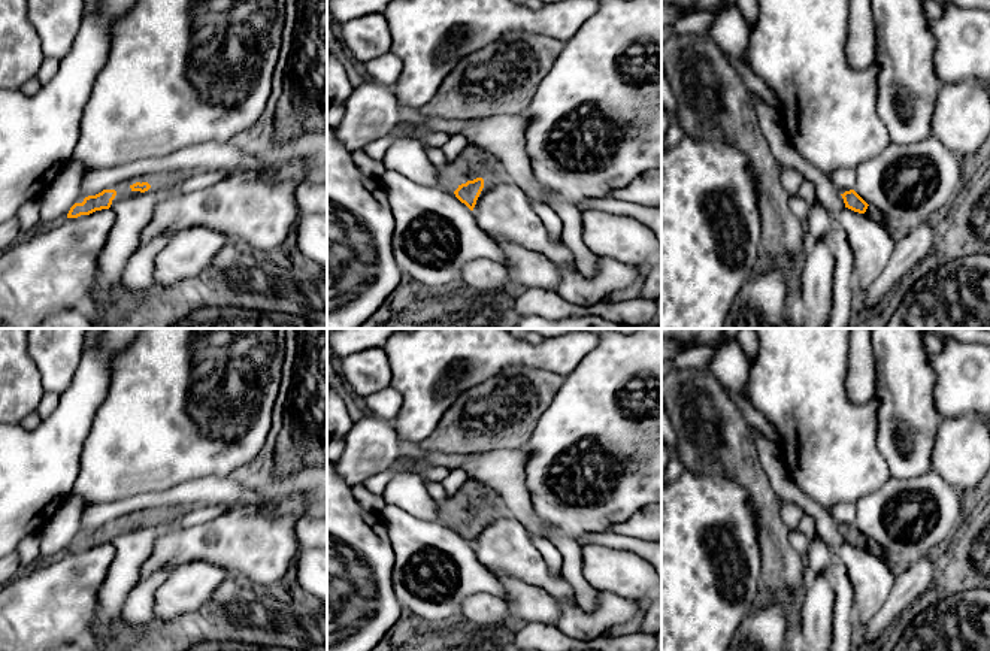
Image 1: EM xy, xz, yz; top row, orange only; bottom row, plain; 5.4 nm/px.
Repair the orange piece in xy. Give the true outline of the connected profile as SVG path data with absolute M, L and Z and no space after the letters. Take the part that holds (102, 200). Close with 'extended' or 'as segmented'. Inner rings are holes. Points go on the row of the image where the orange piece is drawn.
M103 190L96 196L88 196L82 203L75 203L70 208L67 218L78 218L81 215L90 215L96 211L109 209L115 196L115 190Z | as segmented

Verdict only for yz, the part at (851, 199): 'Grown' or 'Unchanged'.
Grown

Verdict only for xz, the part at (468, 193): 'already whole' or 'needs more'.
already whole

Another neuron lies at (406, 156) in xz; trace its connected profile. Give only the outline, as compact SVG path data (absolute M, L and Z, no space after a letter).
M417 137L394 139L384 152L382 161L387 170L397 172L415 184L446 187L452 191L460 185L448 172L430 163L426 145Z

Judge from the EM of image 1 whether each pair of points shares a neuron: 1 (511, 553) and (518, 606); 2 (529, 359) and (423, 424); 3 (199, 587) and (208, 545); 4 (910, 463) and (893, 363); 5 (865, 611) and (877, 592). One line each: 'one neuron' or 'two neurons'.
1: two neurons
2: one neuron
3: two neurons
4: one neuron
5: one neuron

